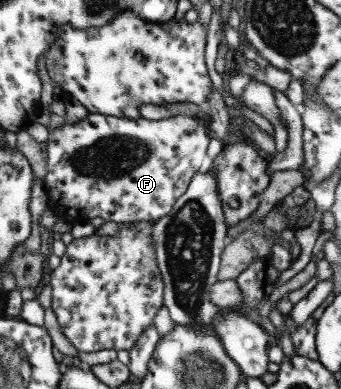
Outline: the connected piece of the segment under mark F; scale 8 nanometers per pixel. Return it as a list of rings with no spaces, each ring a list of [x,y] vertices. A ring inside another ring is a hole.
[[[89,113],[76,123],[64,124],[48,133],[44,146],[48,172],[44,189],[49,198],[47,207],[56,217],[70,223],[101,217],[105,221],[129,224],[139,221],[155,222],[170,213],[176,200],[184,195],[194,174],[207,163],[207,148],[212,131],[200,117],[178,114],[160,120],[128,119]]]

